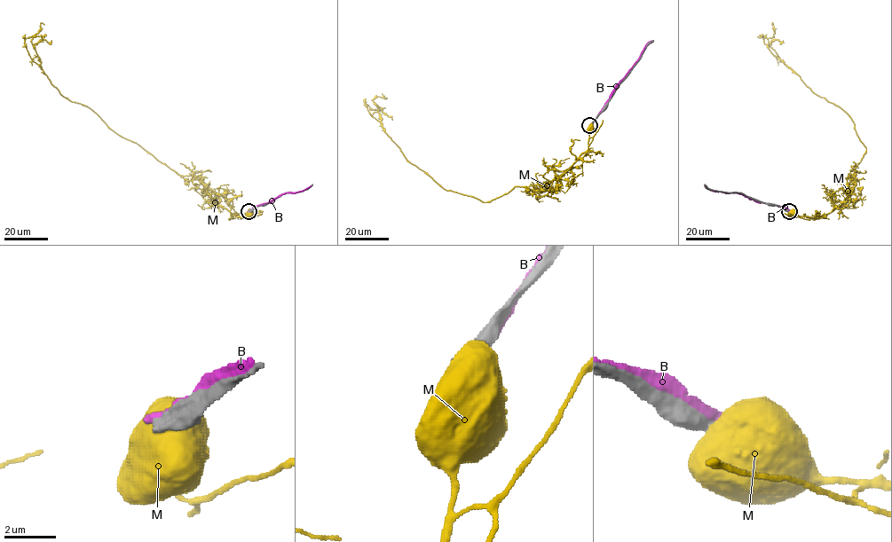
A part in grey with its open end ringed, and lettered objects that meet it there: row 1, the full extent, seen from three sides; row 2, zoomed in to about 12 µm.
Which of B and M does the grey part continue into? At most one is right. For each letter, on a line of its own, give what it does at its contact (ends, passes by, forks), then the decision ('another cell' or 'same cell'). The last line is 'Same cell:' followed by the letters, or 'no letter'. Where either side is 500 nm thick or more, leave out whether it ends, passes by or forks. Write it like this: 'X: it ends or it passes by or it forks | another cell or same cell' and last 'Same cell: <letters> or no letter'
B: another cell
M: another cell
Same cell: no letter

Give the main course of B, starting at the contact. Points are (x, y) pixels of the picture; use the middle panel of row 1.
B: (593, 122), (614, 86), (651, 41)

